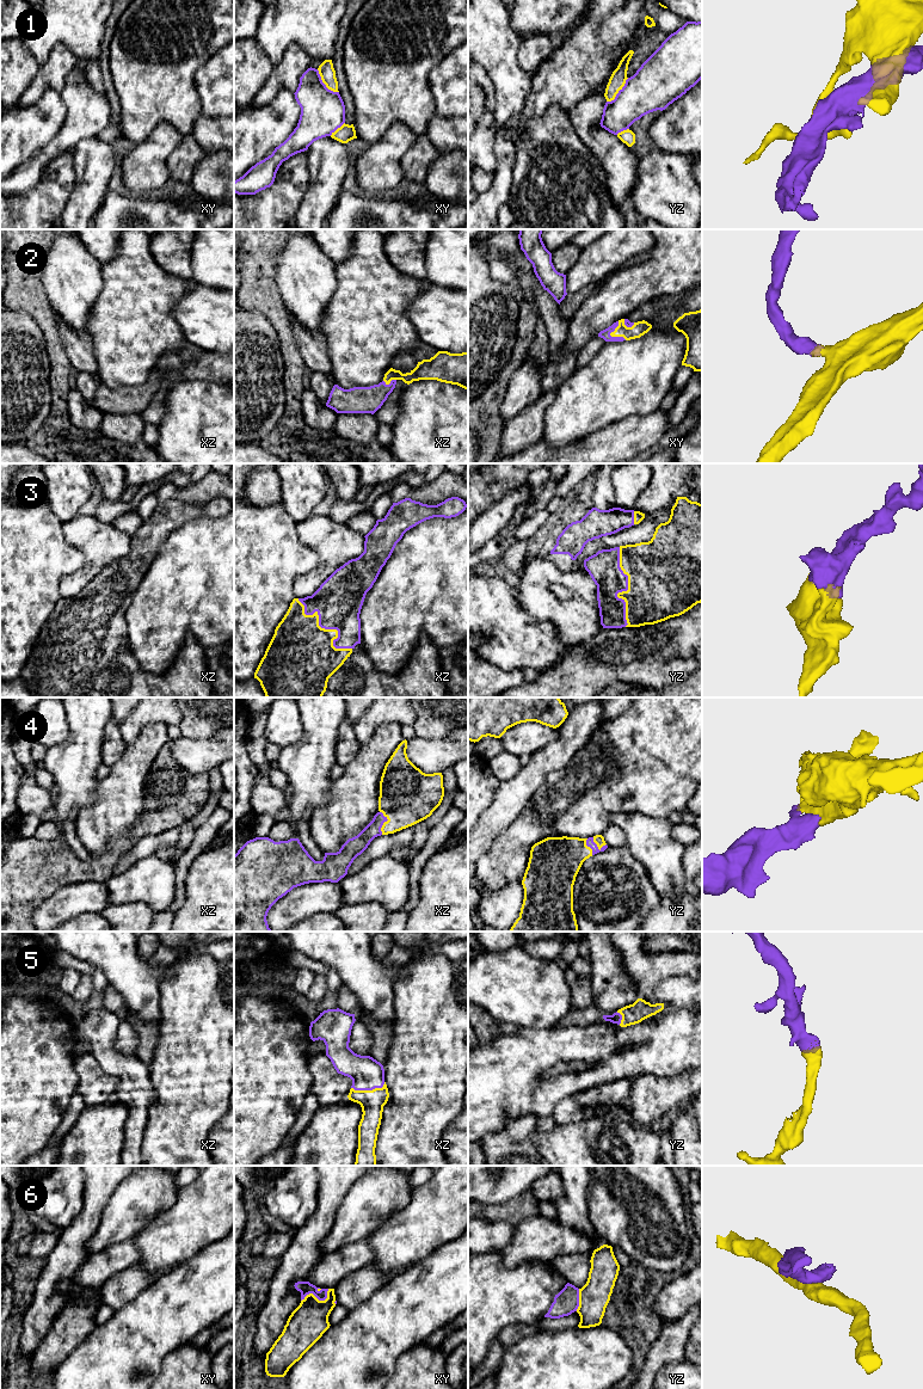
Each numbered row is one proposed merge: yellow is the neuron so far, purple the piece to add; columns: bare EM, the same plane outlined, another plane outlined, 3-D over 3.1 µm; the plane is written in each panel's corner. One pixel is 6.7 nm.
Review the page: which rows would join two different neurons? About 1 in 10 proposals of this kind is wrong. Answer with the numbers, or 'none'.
1, 6

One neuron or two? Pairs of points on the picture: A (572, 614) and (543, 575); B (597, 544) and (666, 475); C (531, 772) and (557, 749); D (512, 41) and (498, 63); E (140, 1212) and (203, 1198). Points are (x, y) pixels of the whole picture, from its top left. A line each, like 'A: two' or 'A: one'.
A: one
B: one
C: one
D: one
E: two

